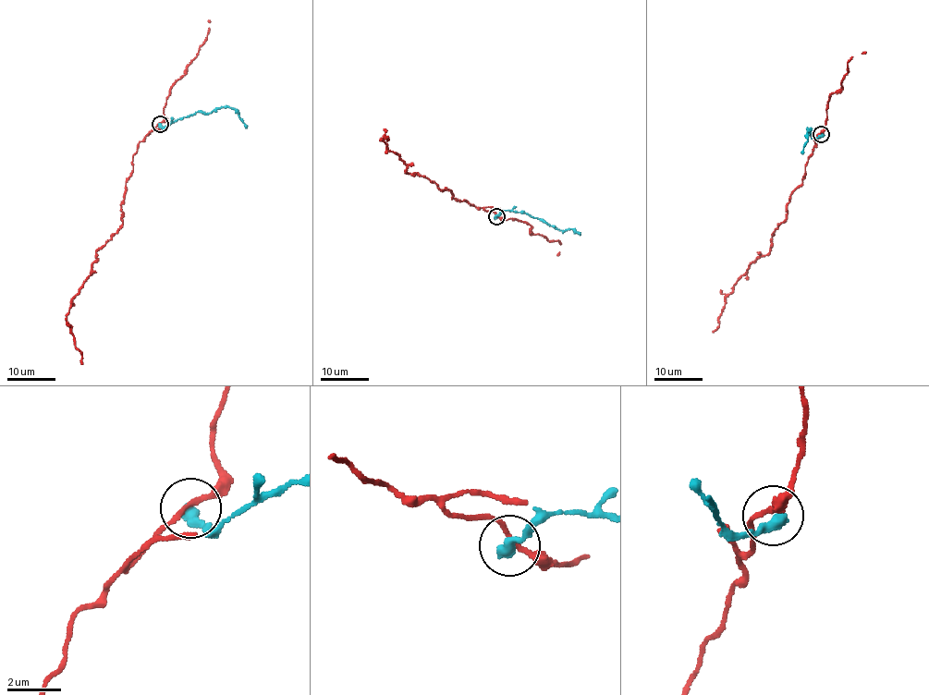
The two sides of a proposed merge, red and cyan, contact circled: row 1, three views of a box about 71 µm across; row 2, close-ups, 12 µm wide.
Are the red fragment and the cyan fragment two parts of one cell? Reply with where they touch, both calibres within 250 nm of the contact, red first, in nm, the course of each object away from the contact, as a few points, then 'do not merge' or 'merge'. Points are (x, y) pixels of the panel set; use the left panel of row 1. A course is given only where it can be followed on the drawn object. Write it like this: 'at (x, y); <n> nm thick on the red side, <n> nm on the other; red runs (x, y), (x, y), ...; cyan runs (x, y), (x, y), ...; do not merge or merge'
at (160, 124); 160 nm thick on the red side, 460 nm on the other; red runs (161, 124), (139, 142), (121, 205), (122, 225), (97, 251), (92, 273), (72, 299), (67, 317), (82, 364); cyan runs (159, 123), (164, 128), (197, 112), (210, 113), (222, 106), (234, 109), (247, 128); merge

